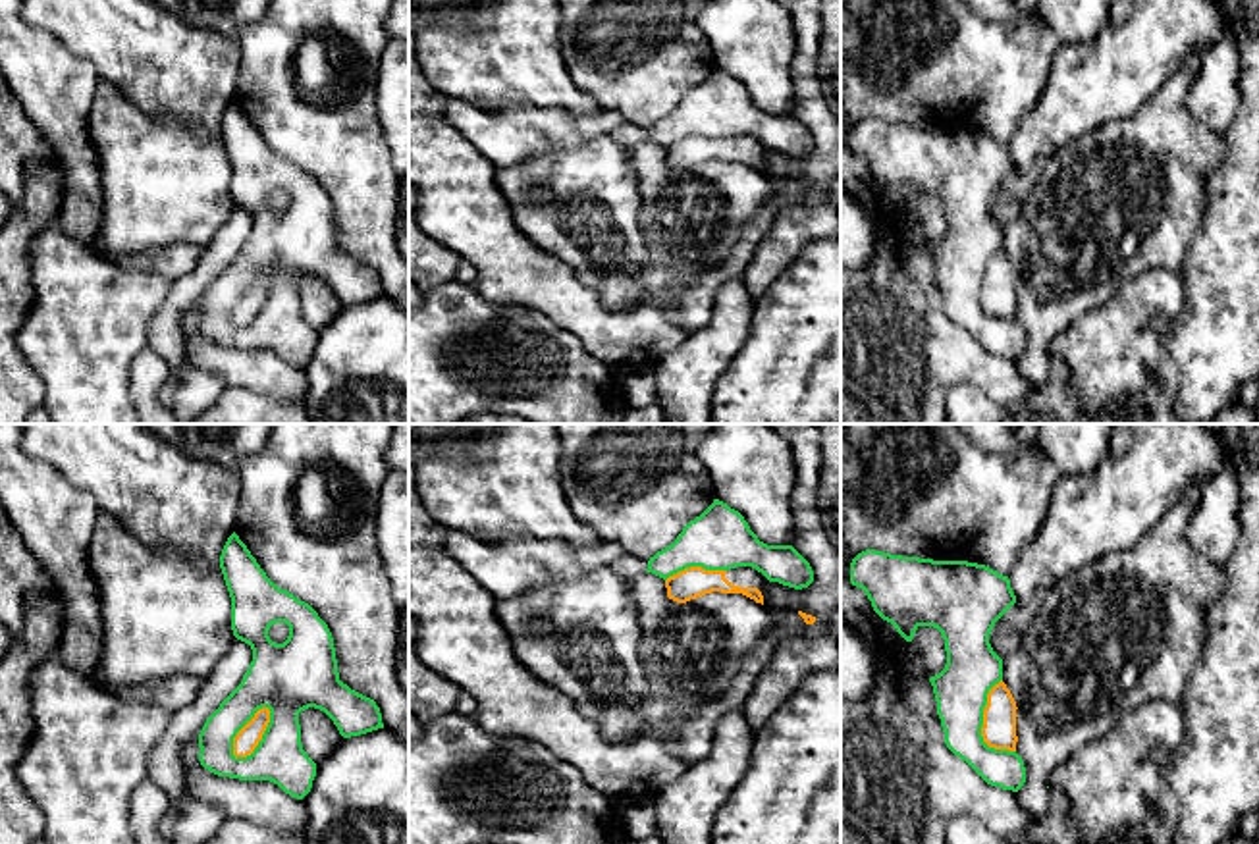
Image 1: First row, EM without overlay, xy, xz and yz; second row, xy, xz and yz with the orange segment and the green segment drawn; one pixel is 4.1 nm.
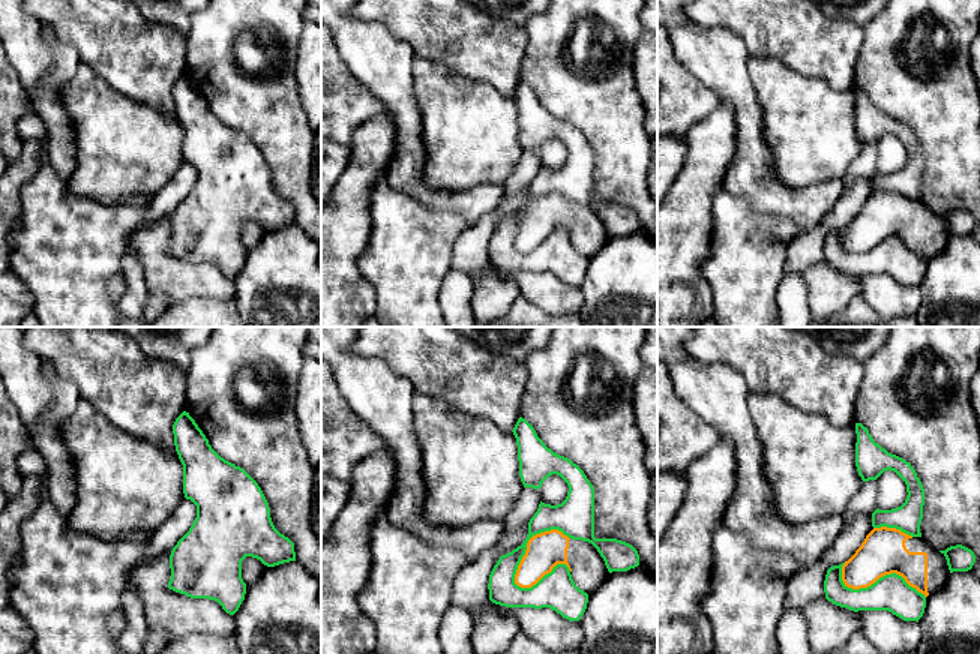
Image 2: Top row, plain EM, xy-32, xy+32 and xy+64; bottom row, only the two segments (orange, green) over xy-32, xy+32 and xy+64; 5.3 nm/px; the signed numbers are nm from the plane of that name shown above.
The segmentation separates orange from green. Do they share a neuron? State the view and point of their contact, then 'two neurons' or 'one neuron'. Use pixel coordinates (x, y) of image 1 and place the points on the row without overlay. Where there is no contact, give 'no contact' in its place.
contact xy (240, 299); two neurons

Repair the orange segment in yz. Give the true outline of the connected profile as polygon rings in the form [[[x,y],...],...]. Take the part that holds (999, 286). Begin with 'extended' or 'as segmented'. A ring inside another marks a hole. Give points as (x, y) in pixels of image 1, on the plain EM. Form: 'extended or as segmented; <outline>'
as segmented; [[[1001,249],[987,262],[981,304],[989,316],[1016,320],[1016,270]]]

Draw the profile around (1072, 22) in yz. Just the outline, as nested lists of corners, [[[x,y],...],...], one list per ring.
[[[1037,0],[1037,15],[1066,44],[1097,37],[1109,21],[1111,0]]]

